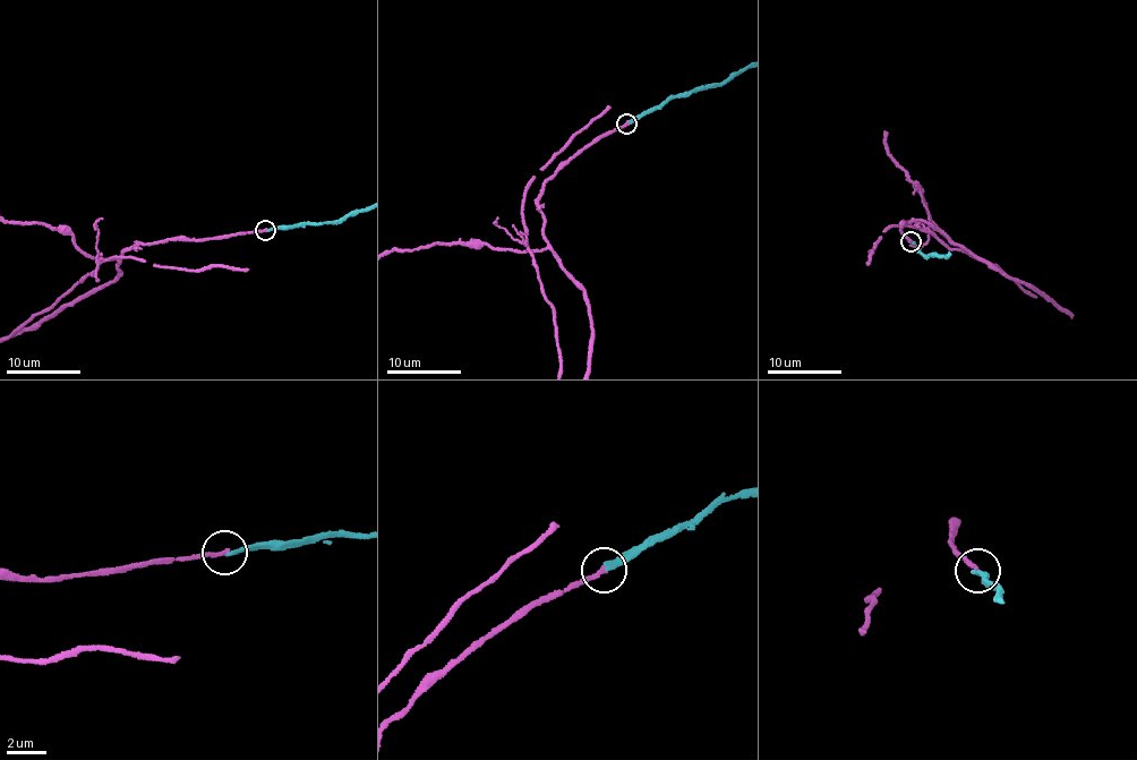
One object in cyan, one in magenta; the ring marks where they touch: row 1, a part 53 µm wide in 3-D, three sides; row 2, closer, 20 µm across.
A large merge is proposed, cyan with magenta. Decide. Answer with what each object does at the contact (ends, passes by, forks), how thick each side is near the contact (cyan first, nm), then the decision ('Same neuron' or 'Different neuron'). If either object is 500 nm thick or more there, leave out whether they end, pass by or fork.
At the ring cyan ends. At the ring magenta ends. Thickness 240 nm (cyan) against 240 nm. Different neuron

